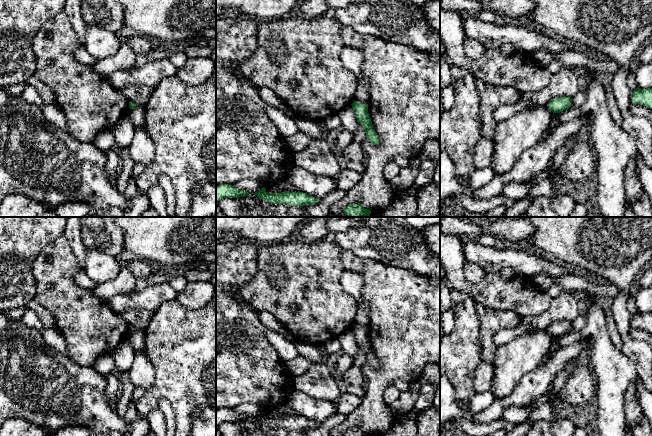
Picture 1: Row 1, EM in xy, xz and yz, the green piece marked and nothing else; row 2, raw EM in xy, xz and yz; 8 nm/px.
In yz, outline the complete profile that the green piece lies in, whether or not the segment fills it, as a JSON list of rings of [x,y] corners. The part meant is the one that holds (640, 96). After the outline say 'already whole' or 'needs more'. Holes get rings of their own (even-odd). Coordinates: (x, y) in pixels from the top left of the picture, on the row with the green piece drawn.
[[[637,87],[631,92],[631,100],[633,104],[640,104],[652,109],[652,88],[641,89]]] | already whole

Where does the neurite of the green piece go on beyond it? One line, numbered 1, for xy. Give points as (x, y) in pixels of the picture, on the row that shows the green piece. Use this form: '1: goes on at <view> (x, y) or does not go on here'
1: does not go on here

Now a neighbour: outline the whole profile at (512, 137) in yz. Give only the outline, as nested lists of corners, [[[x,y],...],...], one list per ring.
[[[536,106],[496,123],[491,158],[495,174],[506,174],[513,168],[520,155],[541,139],[552,115],[547,106]]]

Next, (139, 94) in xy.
[[[134,84],[121,88],[120,91],[127,97],[129,102],[144,107],[150,98],[153,89],[146,85]]]

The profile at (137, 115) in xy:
[[[136,106],[133,109],[129,109],[127,115],[135,129],[145,129],[145,108],[143,106]]]

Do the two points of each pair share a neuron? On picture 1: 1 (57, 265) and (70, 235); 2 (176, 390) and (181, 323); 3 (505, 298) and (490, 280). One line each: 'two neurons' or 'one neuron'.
1: two neurons
2: one neuron
3: one neuron

